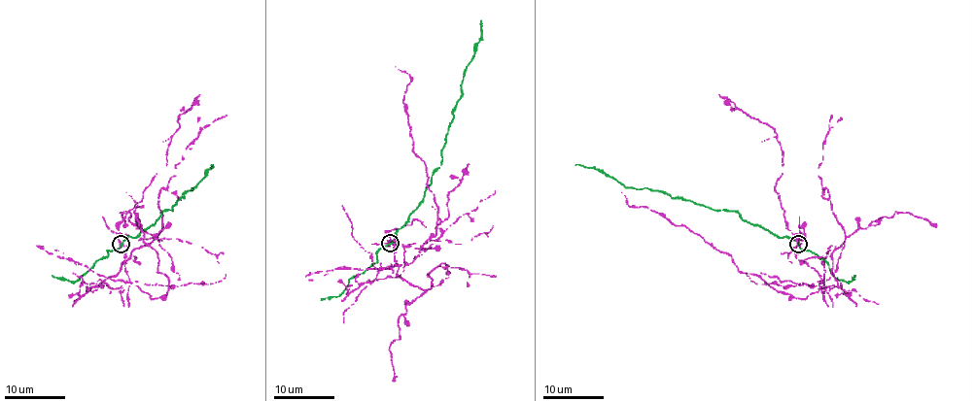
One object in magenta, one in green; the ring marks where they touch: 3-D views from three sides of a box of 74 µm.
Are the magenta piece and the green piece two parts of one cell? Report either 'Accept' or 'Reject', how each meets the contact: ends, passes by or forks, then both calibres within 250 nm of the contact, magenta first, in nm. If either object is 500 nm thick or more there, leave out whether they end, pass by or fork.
Reject. At the ring magenta passes by. At the ring green passes by. Thickness 240 nm (magenta) against 240 nm

